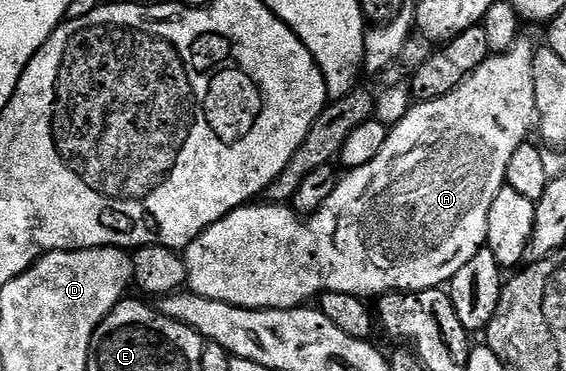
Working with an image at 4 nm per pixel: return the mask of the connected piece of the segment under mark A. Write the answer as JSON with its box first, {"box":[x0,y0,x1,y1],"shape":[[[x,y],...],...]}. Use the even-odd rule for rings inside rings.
{"box":[183,38,538,308],"shape":[[[525,38],[518,39],[512,48],[508,48],[506,52],[498,52],[490,55],[488,60],[483,62],[483,66],[479,66],[479,70],[475,70],[475,74],[467,77],[457,89],[451,94],[447,94],[443,98],[435,98],[431,102],[423,102],[422,104],[414,103],[408,114],[402,118],[398,124],[388,129],[388,136],[383,142],[383,148],[375,155],[375,158],[367,162],[366,165],[358,168],[350,168],[338,179],[335,186],[335,194],[331,194],[331,198],[327,198],[327,202],[323,202],[323,206],[318,212],[312,216],[302,219],[292,207],[283,204],[270,204],[268,202],[249,202],[244,206],[236,208],[233,212],[229,212],[219,222],[215,222],[207,230],[203,230],[203,234],[199,234],[199,238],[195,238],[183,250],[185,256],[185,268],[183,264],[183,272],[189,275],[188,287],[192,291],[198,292],[203,298],[215,298],[219,302],[227,302],[231,306],[239,306],[240,308],[299,308],[302,307],[312,296],[320,297],[326,292],[342,292],[343,294],[351,294],[352,296],[360,296],[362,298],[380,298],[387,292],[421,292],[424,288],[441,288],[448,285],[455,274],[459,274],[459,270],[463,270],[463,266],[467,266],[467,262],[471,262],[471,258],[475,258],[477,251],[486,247],[485,239],[487,238],[487,214],[491,214],[491,202],[495,202],[495,194],[499,194],[499,190],[506,187],[505,175],[507,174],[507,166],[511,162],[511,154],[515,154],[515,150],[519,150],[519,146],[526,143],[530,139],[529,131],[534,131],[535,121],[538,119],[537,103],[535,102],[535,66],[533,65],[533,56],[535,53],[534,45],[529,45]]]}

